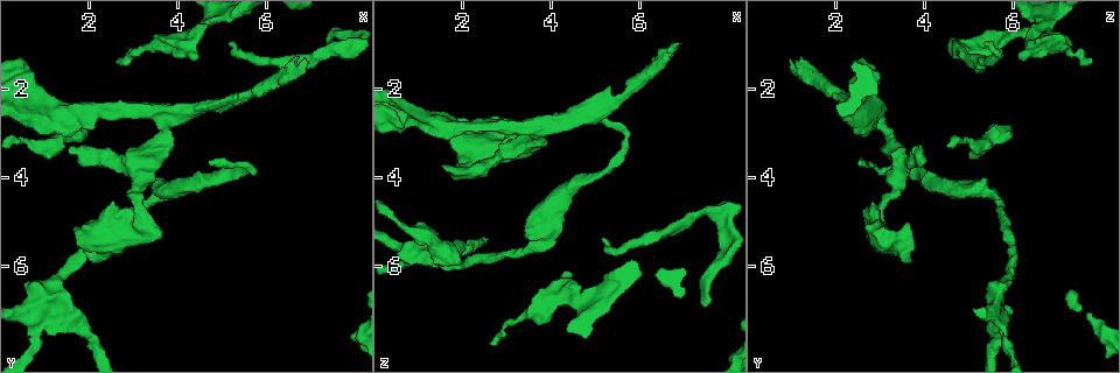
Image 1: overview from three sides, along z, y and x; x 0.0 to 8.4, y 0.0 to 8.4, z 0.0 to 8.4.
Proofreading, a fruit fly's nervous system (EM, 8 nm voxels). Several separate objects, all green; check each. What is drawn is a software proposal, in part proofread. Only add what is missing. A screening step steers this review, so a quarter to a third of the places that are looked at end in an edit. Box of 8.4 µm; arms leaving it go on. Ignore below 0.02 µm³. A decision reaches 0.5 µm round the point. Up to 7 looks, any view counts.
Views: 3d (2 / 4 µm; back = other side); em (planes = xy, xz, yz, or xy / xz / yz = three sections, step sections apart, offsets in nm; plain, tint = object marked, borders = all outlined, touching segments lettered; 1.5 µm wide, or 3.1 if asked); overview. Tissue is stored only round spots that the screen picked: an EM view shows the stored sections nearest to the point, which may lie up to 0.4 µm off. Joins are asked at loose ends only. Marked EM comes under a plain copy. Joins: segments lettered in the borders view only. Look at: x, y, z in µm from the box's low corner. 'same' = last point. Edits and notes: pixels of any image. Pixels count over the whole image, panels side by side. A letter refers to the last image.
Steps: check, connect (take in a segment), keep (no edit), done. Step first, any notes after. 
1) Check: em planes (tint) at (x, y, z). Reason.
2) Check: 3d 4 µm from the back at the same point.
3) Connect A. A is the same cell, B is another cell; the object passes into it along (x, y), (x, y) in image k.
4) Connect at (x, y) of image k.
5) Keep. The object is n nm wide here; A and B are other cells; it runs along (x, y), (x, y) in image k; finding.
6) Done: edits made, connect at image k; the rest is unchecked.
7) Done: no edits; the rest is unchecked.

Check: 3d 4 µm at (5.10, 0.95, 5.35). End of a long branch.

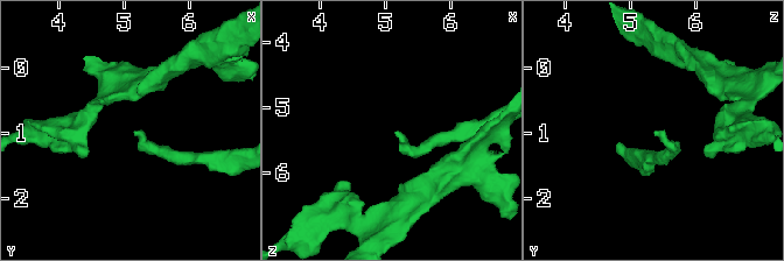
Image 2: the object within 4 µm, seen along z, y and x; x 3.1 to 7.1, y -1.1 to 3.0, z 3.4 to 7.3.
Check: em xz step 4 (borders) at (5.15, 0.95, 5.40). Now the EM.

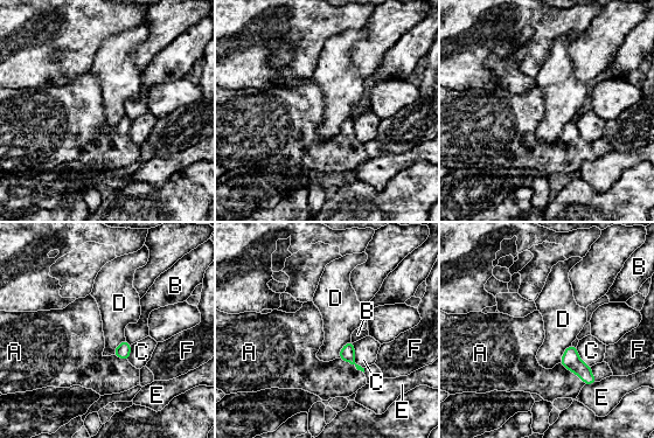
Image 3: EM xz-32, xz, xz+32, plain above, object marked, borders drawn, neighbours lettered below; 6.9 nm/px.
Check: em planes (borders) at the same point. Another direction.

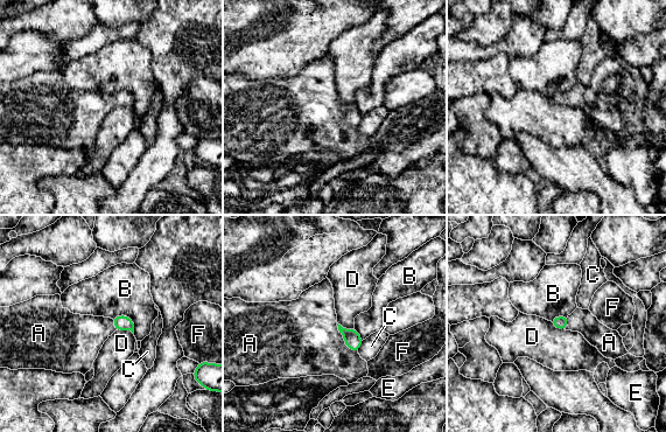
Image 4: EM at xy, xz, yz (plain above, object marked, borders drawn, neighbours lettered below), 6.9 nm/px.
Connect A. A is the same cell, B, C, D, E and F are other cells; the object passes into it along (352, 339), (344, 340), (308, 342) in image 4; it goes on there.

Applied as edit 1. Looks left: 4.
Check: overview. See it whole again.

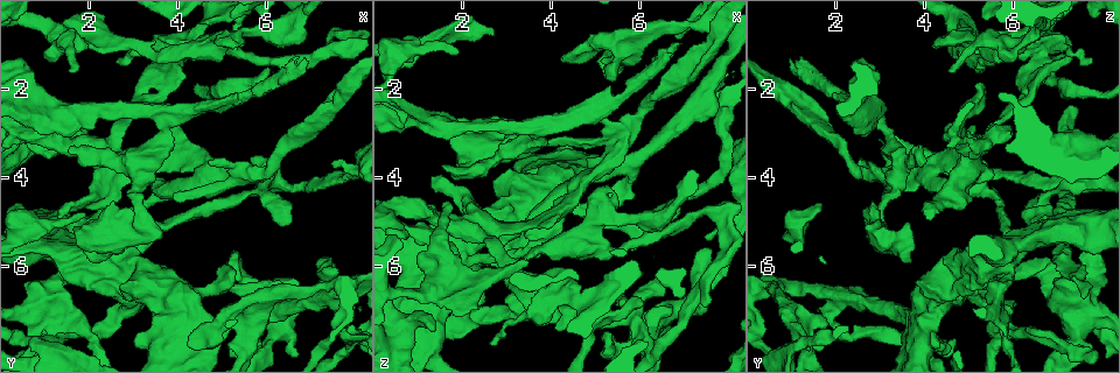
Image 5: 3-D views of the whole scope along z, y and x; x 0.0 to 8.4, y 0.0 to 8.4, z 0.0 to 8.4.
Check: 3d 2 µm at (1.55, 3.35, 3.80). An open end.

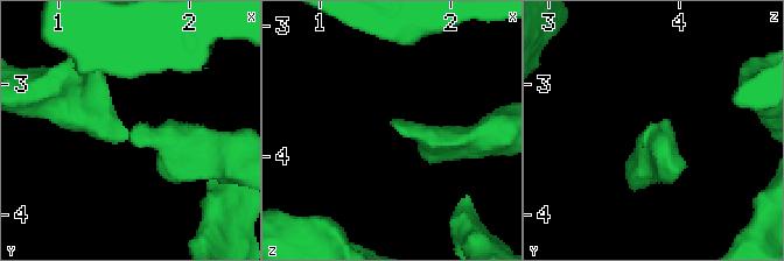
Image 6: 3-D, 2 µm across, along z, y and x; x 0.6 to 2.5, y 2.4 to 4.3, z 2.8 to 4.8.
Check: em planes (borders) at (1.54, 3.32, 3.76). Shape alone is not enough.

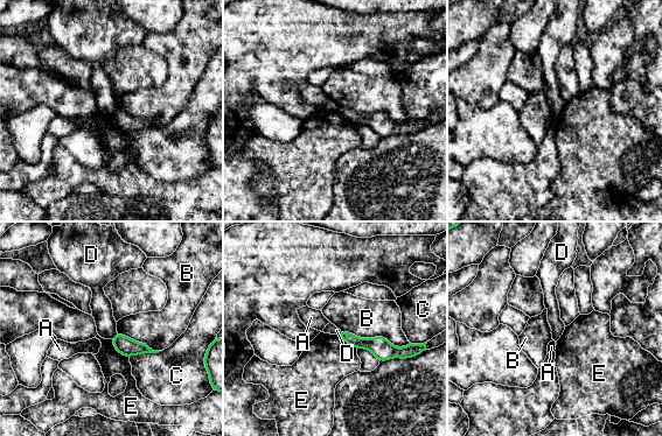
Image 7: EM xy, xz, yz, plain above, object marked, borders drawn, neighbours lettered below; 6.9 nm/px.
Keep. A, B, C, D and E are other cells; it runs along (342, 333), (384, 351), (403, 351) in image 7; no lettered segment goes on from it.

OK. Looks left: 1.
Done: edits made, connect at image 4; the rest is unchecked.

